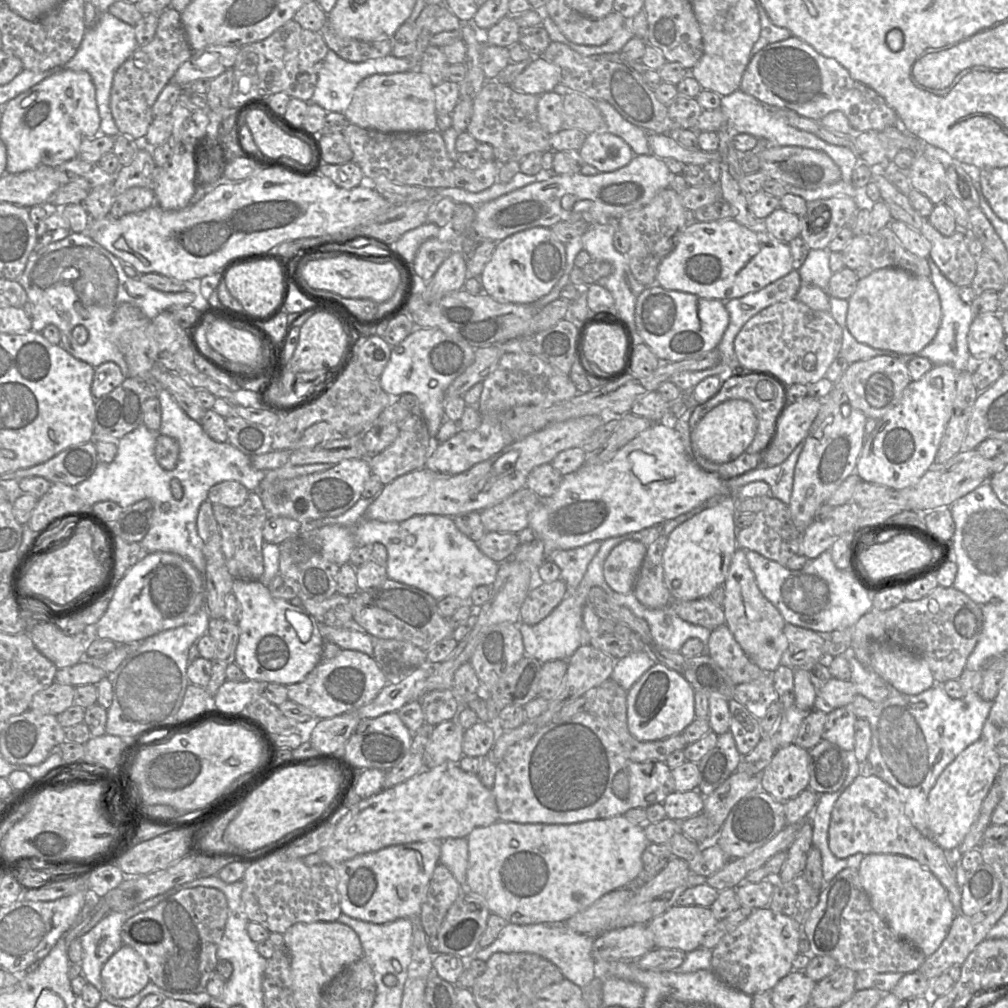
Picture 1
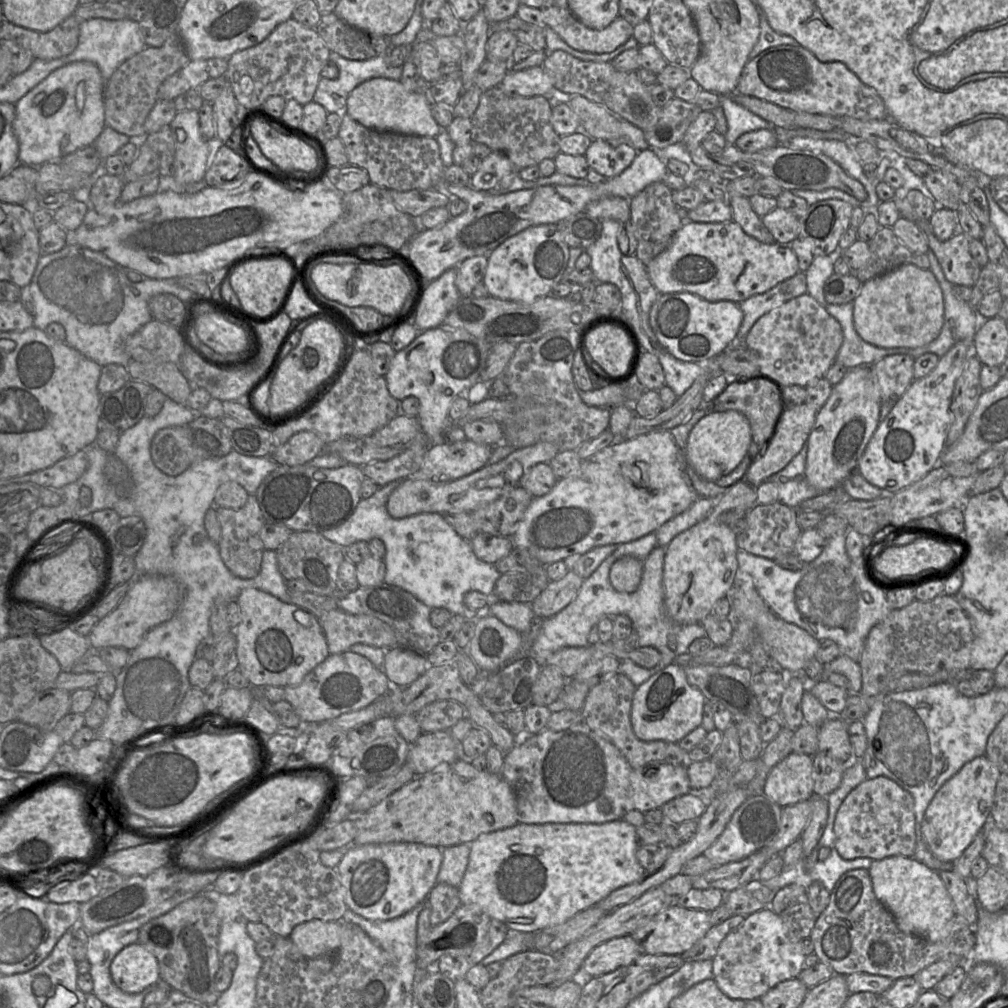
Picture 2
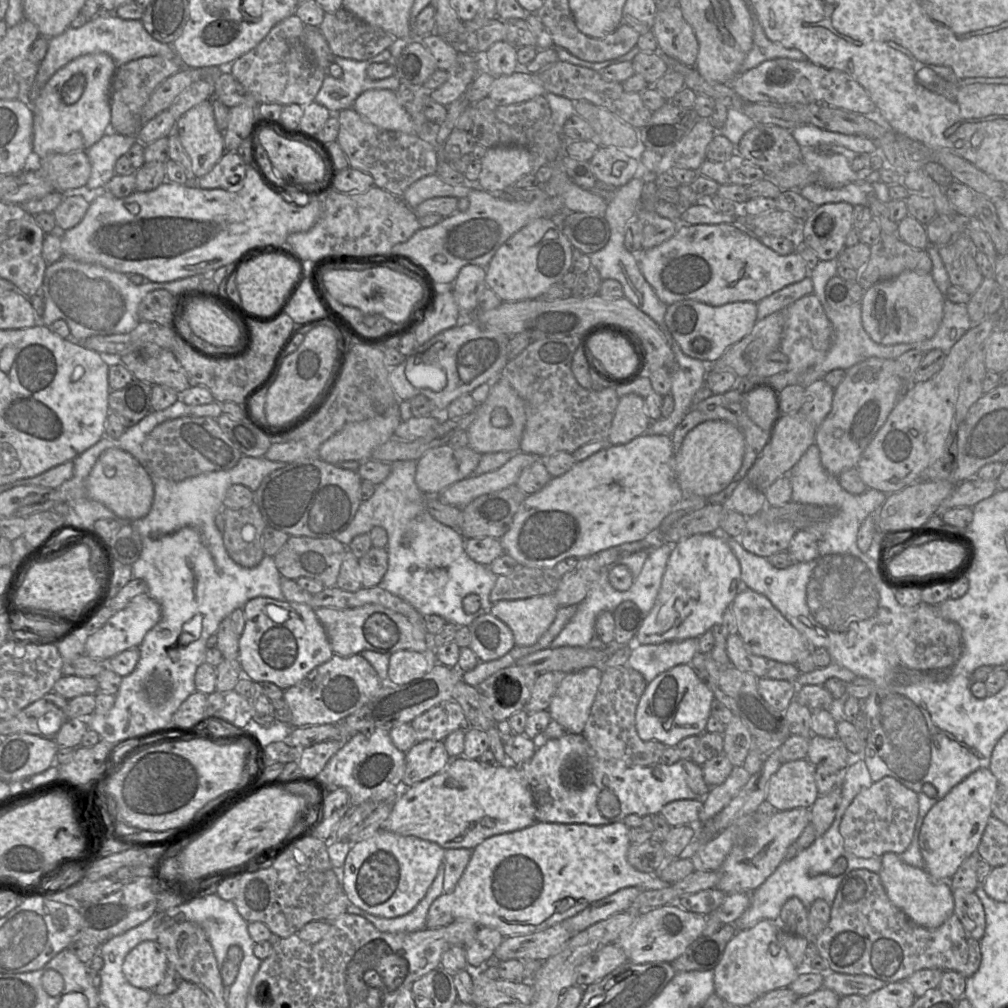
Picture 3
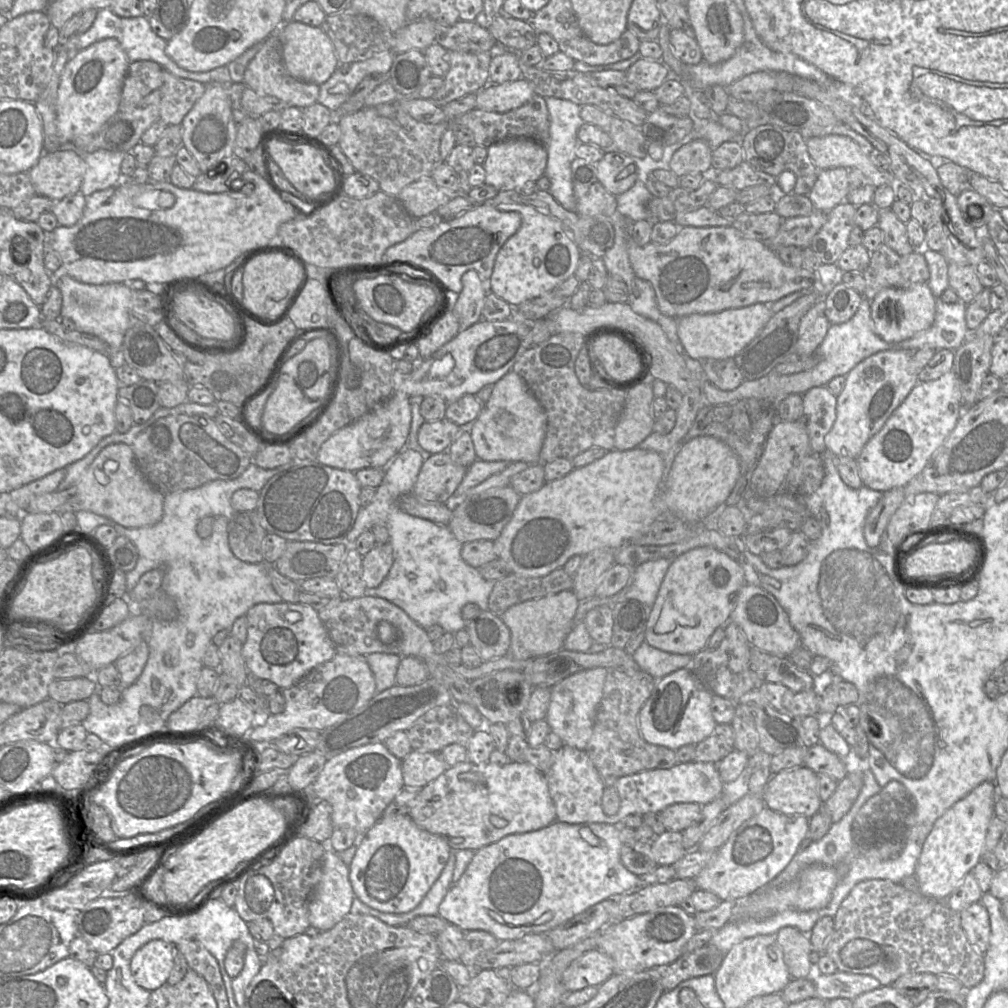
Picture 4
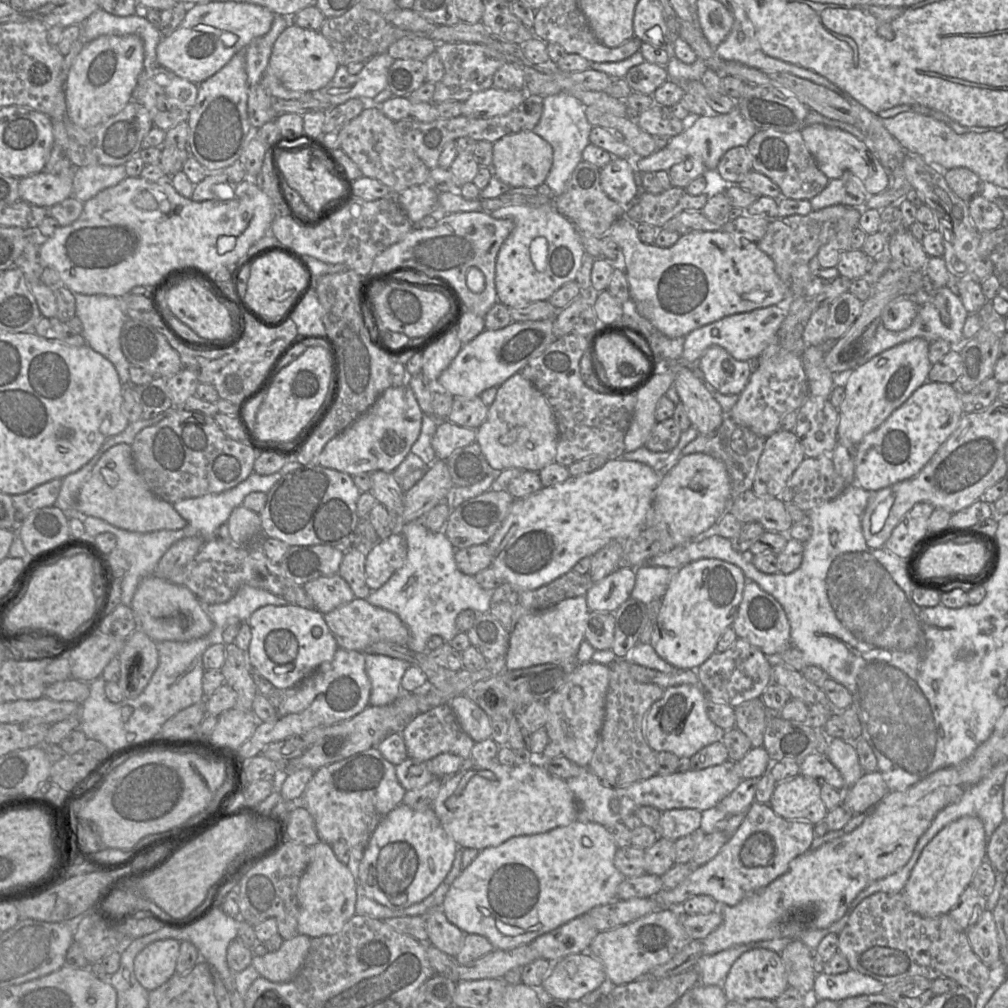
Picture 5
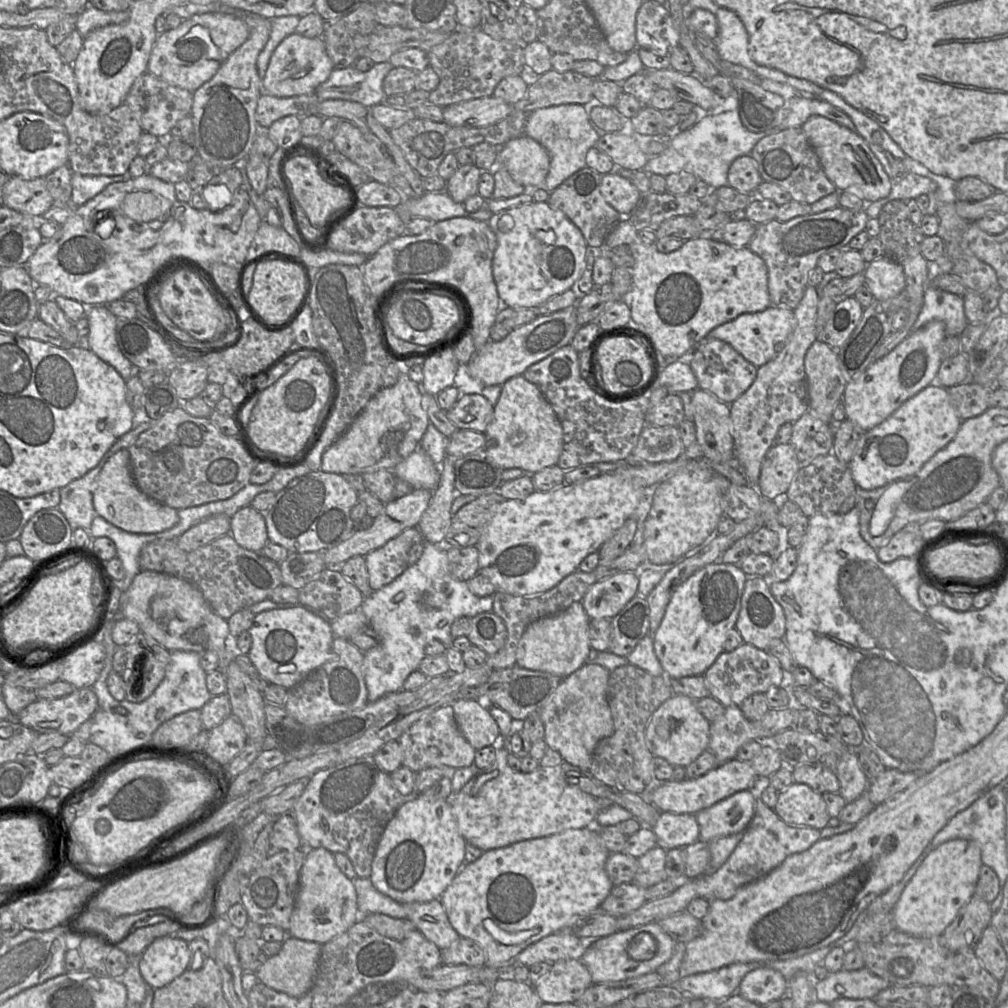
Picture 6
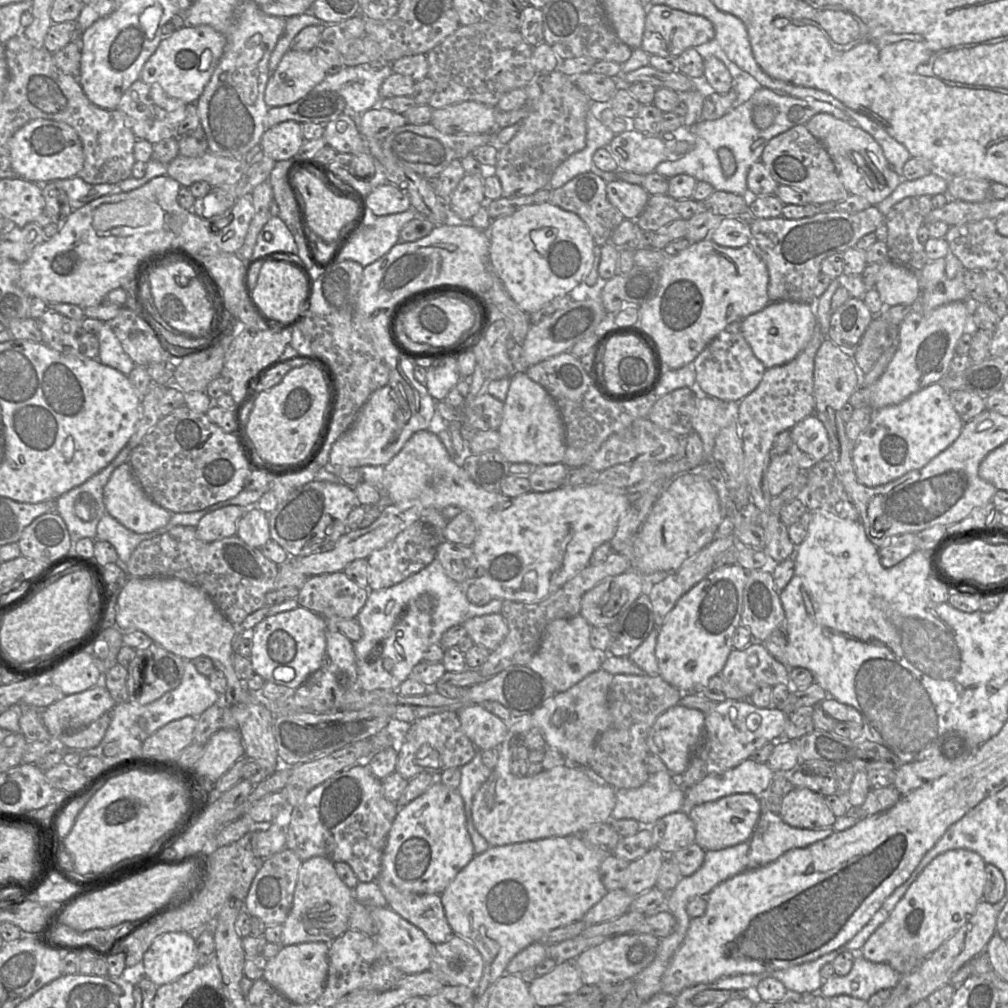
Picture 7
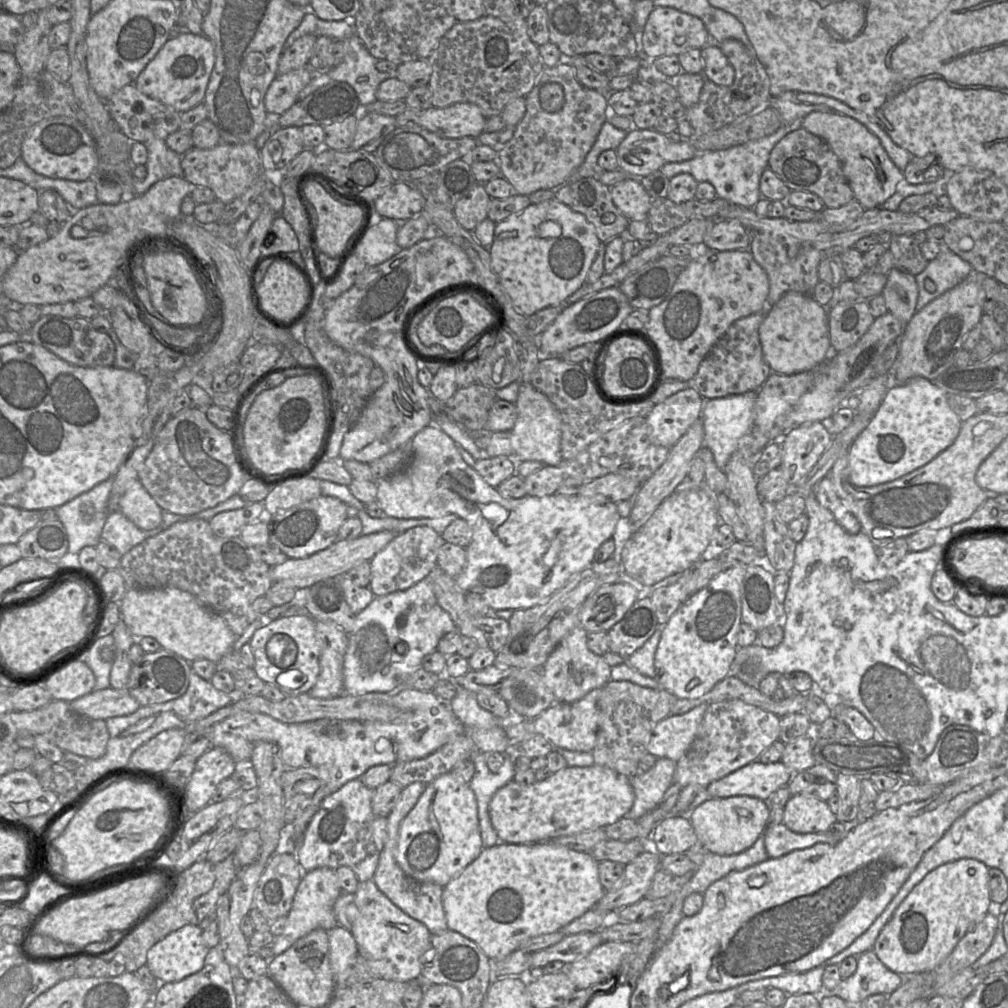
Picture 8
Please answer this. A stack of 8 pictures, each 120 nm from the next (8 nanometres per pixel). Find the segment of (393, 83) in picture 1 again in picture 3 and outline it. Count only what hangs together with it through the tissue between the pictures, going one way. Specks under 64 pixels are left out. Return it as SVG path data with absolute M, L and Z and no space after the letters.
M389 89L364 91L354 101L352 108L377 127L415 134L415 124L399 103L394 91Z

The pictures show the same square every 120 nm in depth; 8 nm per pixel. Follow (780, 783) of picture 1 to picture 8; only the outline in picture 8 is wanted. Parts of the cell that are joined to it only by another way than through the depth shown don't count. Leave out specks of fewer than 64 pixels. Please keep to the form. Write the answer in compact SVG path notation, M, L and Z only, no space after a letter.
M792 795L784 806L783 823L793 832L823 832L836 820L827 802L814 796Z

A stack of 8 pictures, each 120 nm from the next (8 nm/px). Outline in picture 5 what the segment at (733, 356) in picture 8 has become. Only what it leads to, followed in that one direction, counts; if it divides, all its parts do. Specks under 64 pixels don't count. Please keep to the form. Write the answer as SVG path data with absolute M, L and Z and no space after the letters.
M718 345L710 346L696 363L718 392L739 395L746 387L753 372L753 363L737 360Z

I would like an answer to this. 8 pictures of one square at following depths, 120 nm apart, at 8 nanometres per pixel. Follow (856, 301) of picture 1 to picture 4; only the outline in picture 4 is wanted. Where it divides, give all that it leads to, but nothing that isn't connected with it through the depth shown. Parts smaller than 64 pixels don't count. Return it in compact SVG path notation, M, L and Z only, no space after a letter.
M917 283L906 288L887 288L871 301L871 317L877 334L886 342L895 343L928 329L935 318L936 298L928 283Z

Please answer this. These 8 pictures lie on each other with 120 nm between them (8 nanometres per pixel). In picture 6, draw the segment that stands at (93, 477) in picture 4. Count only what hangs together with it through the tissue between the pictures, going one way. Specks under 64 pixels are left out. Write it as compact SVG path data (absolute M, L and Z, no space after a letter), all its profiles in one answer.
M128 449L119 450L105 463L95 482L93 506L98 516L134 534L159 533L172 528L179 521L177 509L154 501L137 487L131 471Z

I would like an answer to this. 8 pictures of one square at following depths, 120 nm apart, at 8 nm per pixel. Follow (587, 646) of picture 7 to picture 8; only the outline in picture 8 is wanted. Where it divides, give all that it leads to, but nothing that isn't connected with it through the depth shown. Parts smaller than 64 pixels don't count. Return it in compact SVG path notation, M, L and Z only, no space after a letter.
M582 625L576 626L560 642L541 667L543 681L557 703L573 703L588 692L602 688L611 680L611 666L600 655L587 647L587 631Z

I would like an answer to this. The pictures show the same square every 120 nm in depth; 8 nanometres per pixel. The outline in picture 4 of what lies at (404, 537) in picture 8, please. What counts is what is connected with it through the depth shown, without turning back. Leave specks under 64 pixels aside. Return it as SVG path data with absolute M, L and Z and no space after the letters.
M387 542L377 544L362 560L362 578L367 587L367 593L376 589L387 576L393 564L393 548Z

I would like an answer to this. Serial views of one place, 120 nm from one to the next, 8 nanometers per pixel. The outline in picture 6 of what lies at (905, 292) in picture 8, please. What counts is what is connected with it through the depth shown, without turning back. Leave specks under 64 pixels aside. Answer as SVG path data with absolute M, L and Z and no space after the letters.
M885 256L868 263L863 273L864 285L877 300L891 299L905 290L906 281L902 265Z

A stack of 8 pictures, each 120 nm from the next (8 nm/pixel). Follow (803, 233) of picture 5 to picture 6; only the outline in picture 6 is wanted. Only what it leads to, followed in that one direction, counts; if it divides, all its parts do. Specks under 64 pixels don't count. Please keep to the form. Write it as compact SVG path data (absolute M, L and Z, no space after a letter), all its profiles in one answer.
M837 206L819 213L794 217L786 222L776 218L756 225L749 249L761 257L768 270L768 292L771 305L794 309L803 298L809 284L809 274L823 254L845 250L850 240L865 230L868 215L862 210Z

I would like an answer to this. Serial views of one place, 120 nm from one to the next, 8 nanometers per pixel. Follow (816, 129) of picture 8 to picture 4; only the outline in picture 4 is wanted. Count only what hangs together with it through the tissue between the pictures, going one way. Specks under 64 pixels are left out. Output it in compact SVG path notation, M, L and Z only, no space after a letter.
M840 135L812 137L806 140L809 156L818 170L837 167L859 169L875 188L895 183L890 171L878 169L871 158L851 138Z

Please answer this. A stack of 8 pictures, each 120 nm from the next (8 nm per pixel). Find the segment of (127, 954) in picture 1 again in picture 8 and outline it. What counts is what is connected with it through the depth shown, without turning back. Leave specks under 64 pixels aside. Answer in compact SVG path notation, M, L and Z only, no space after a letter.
M185 925L171 932L149 949L145 965L148 966L153 976L163 983L181 981L197 973L203 968L209 951L204 945L202 932L198 925Z

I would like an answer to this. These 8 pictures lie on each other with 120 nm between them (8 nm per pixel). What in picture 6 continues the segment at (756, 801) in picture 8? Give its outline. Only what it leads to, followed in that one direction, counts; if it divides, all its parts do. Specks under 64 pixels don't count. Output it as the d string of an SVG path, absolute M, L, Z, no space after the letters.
M752 789L739 791L699 811L696 814L699 839L710 842L717 837L744 832L755 813L756 793Z

